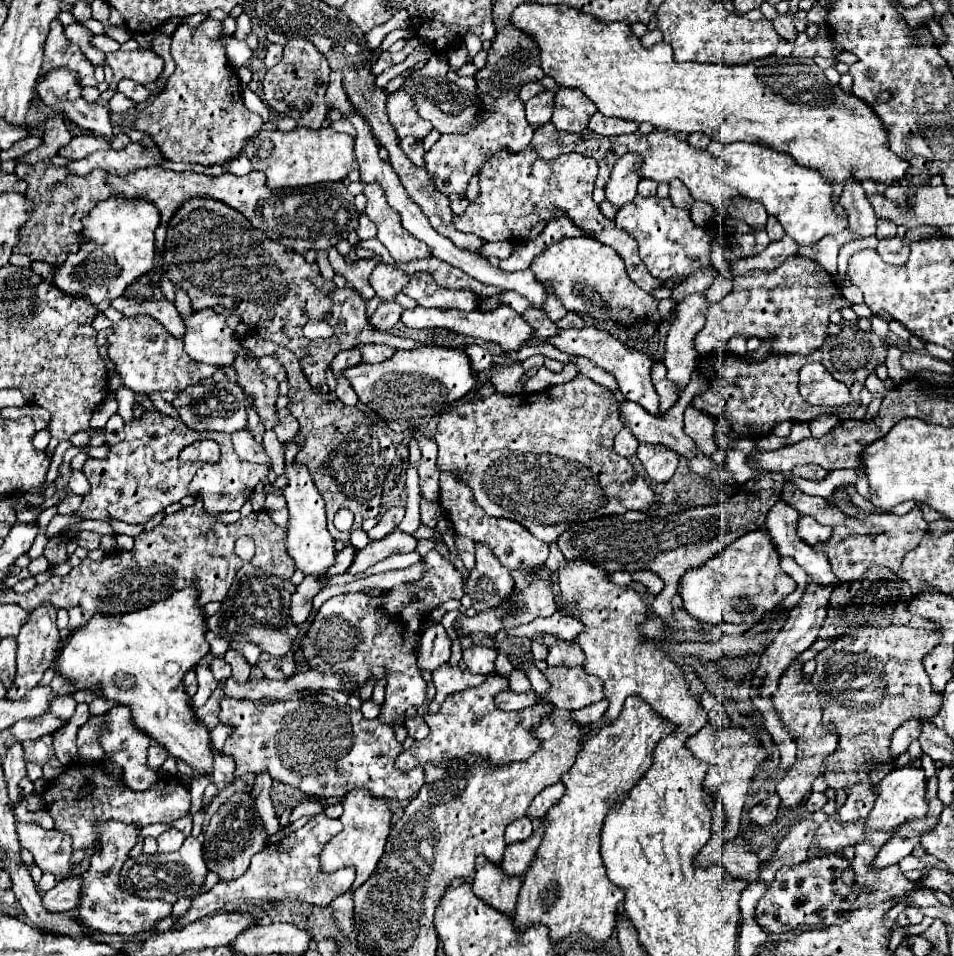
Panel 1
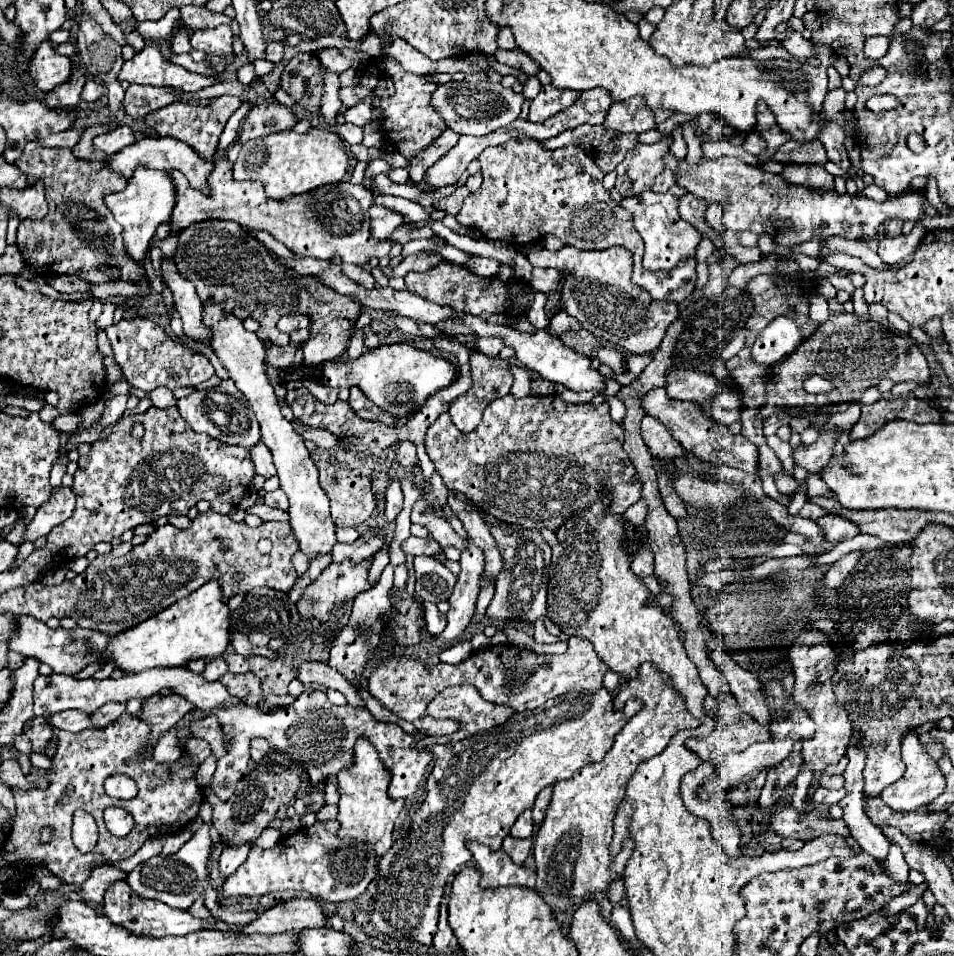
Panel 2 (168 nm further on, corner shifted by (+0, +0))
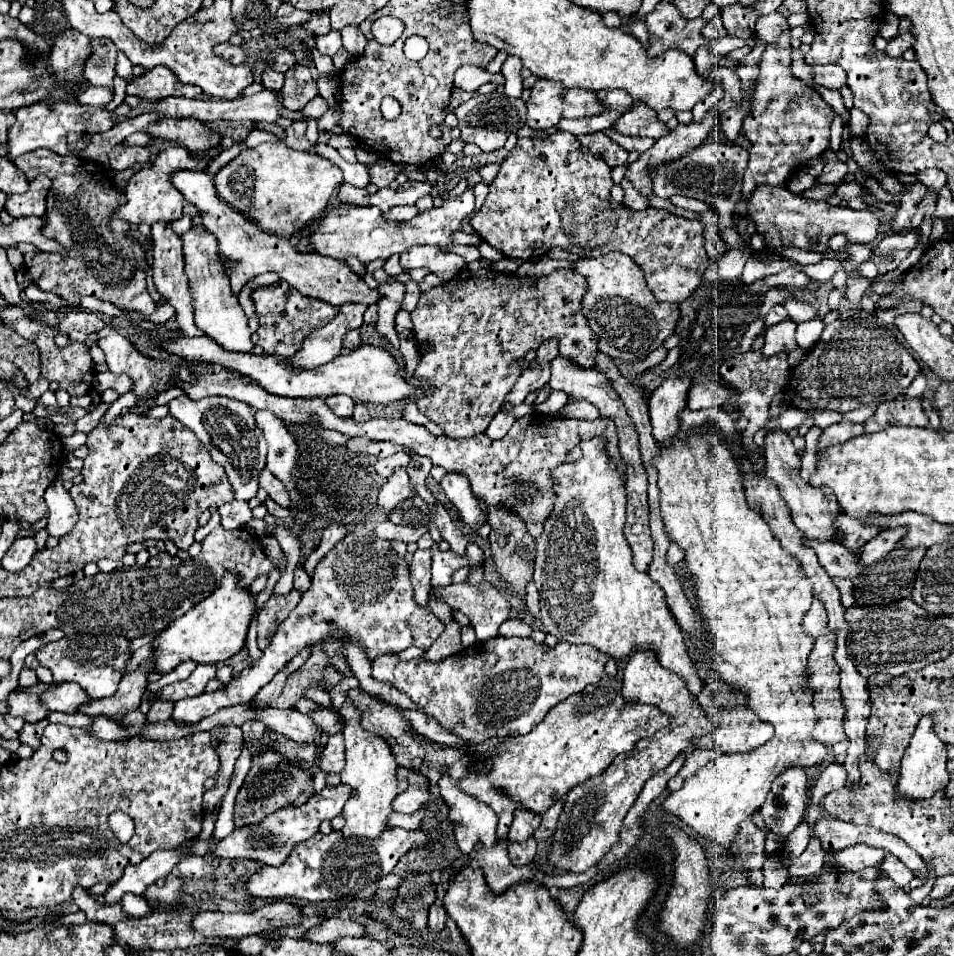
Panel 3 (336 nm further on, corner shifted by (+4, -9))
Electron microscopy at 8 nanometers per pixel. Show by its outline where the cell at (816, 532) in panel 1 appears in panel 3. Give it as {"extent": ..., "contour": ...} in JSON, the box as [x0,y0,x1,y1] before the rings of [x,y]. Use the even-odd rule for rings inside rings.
{"extent":[838,515,880,553],"contour":[[[848,515],[838,517],[838,527],[842,527],[842,535],[844,535],[842,545],[854,553],[858,553],[864,543],[868,543],[870,539],[874,539],[874,535],[880,533],[878,525],[874,525],[874,523],[866,525],[864,521],[850,519]]]}

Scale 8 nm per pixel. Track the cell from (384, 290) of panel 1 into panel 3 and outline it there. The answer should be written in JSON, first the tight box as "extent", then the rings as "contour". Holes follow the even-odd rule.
{"extent":[400,247,466,281],"contour":[[[412,247],[410,251],[400,255],[400,265],[404,269],[426,267],[444,281],[454,279],[462,269],[466,269],[464,257],[442,251],[438,247]]]}

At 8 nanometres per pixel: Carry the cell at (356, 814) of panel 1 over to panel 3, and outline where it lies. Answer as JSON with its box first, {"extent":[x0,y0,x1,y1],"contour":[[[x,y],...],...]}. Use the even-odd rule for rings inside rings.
{"extent":[340,699,408,837],"contour":[[[346,699],[340,707],[340,713],[344,715],[344,741],[346,741],[346,767],[340,773],[342,783],[346,783],[352,791],[350,799],[346,801],[346,807],[342,811],[346,825],[342,829],[342,833],[346,837],[378,837],[384,831],[386,819],[392,813],[392,801],[398,793],[406,791],[408,781],[406,779],[398,779],[396,771],[398,771],[398,763],[392,755],[390,745],[386,743],[384,737],[366,731],[360,725],[362,713],[356,709],[356,705]]]}

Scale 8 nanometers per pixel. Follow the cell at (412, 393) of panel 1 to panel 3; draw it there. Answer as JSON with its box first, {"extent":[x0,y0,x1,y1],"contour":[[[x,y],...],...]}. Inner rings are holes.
{"extent":[160,335,422,405],"contour":[[[202,335],[202,337],[194,337],[194,339],[190,339],[190,337],[178,337],[178,339],[170,339],[168,343],[160,343],[160,347],[164,349],[164,351],[168,351],[168,353],[172,353],[172,355],[178,355],[178,357],[182,357],[182,359],[188,359],[188,361],[198,361],[198,363],[218,363],[218,365],[222,365],[222,367],[226,367],[226,369],[230,369],[230,371],[236,371],[236,373],[240,373],[240,375],[244,375],[244,377],[248,377],[248,379],[252,379],[252,381],[256,381],[262,389],[266,389],[268,393],[272,393],[272,395],[280,395],[280,397],[332,397],[332,395],[348,395],[348,397],[352,397],[356,403],[374,403],[374,405],[388,405],[390,401],[402,401],[402,399],[408,399],[408,397],[416,397],[418,393],[422,393],[422,391],[418,391],[418,389],[414,389],[412,385],[408,385],[400,375],[398,375],[398,363],[392,359],[392,355],[388,353],[388,351],[384,351],[384,349],[380,349],[380,347],[372,347],[372,345],[360,345],[360,347],[356,347],[356,349],[352,349],[352,351],[348,351],[348,353],[342,353],[342,355],[338,355],[334,361],[330,361],[330,363],[326,363],[326,365],[322,365],[322,367],[316,367],[316,369],[296,369],[296,367],[292,367],[292,363],[288,363],[288,359],[286,357],[280,357],[280,355],[266,355],[266,353],[262,353],[262,355],[254,355],[254,353],[234,353],[234,351],[226,351],[226,349],[222,349],[214,339],[210,339],[208,335]]]}

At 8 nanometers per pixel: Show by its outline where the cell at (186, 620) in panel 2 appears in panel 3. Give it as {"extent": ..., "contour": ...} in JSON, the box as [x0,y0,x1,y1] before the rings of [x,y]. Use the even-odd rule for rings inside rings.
{"extent":[152,571,258,673],"contour":[[[230,571],[224,575],[222,585],[198,607],[192,607],[182,615],[182,619],[176,619],[166,627],[156,641],[152,643],[152,653],[158,659],[156,671],[158,673],[168,673],[172,671],[178,663],[182,661],[196,661],[196,663],[212,663],[220,665],[238,651],[244,649],[246,645],[246,635],[252,617],[258,613],[256,597],[248,587],[240,585],[240,575],[236,571]]]}

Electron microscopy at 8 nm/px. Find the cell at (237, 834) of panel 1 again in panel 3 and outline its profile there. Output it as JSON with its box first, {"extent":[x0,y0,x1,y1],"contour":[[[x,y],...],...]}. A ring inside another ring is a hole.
{"extent":[234,749,314,827],"contour":[[[266,749],[266,751],[252,757],[252,769],[248,771],[246,779],[252,779],[252,781],[246,781],[240,787],[240,791],[236,795],[236,803],[234,803],[234,825],[236,827],[260,823],[260,819],[274,813],[276,809],[286,807],[288,803],[302,805],[314,793],[312,773],[292,765],[288,761],[288,757],[276,753],[274,749]]]}

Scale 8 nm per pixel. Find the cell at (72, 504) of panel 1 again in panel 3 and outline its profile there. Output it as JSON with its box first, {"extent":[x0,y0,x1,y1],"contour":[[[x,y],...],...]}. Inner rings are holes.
{"extent":[46,479,78,537],"contour":[[[56,479],[48,489],[46,489],[46,505],[48,505],[48,531],[52,537],[62,537],[68,531],[72,531],[72,527],[78,521],[78,509],[70,497],[70,493],[62,487],[62,481]]]}

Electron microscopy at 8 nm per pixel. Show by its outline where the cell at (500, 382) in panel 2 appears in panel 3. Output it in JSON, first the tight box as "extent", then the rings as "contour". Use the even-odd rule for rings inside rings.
{"extent":[412,269,598,439],"contour":[[[480,269],[462,271],[446,285],[422,293],[418,307],[412,311],[414,337],[420,347],[420,365],[414,377],[424,381],[424,387],[428,387],[424,389],[424,397],[416,399],[420,413],[440,425],[444,433],[454,439],[484,433],[522,373],[518,361],[524,359],[528,351],[538,349],[544,341],[558,341],[558,331],[562,331],[562,357],[576,363],[576,367],[592,369],[594,355],[598,353],[598,339],[582,315],[582,297],[588,291],[586,287],[586,279],[572,269],[556,269],[544,277],[520,277],[494,269]]]}

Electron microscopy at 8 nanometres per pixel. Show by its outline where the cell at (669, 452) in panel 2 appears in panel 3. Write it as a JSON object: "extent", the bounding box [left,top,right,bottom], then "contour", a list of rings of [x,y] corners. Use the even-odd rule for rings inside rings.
{"extent":[648,379,690,443],"contour":[[[666,379],[648,399],[652,435],[658,443],[670,441],[680,427],[680,413],[686,409],[690,379]]]}

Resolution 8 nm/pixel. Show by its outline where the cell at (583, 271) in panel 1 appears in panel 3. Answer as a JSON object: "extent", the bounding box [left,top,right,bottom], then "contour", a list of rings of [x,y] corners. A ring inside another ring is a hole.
{"extent":[574,253,680,361],"contour":[[[606,253],[598,259],[578,259],[574,271],[584,275],[586,281],[588,281],[590,289],[588,289],[586,297],[582,299],[582,311],[584,311],[586,319],[590,321],[590,327],[592,327],[592,331],[598,337],[598,343],[600,343],[598,347],[604,355],[608,355],[612,359],[624,359],[624,361],[636,361],[638,359],[640,361],[648,353],[662,347],[662,343],[674,333],[676,323],[680,319],[678,303],[660,303],[660,301],[656,301],[656,297],[652,295],[652,291],[646,285],[642,269],[628,255]]]}

